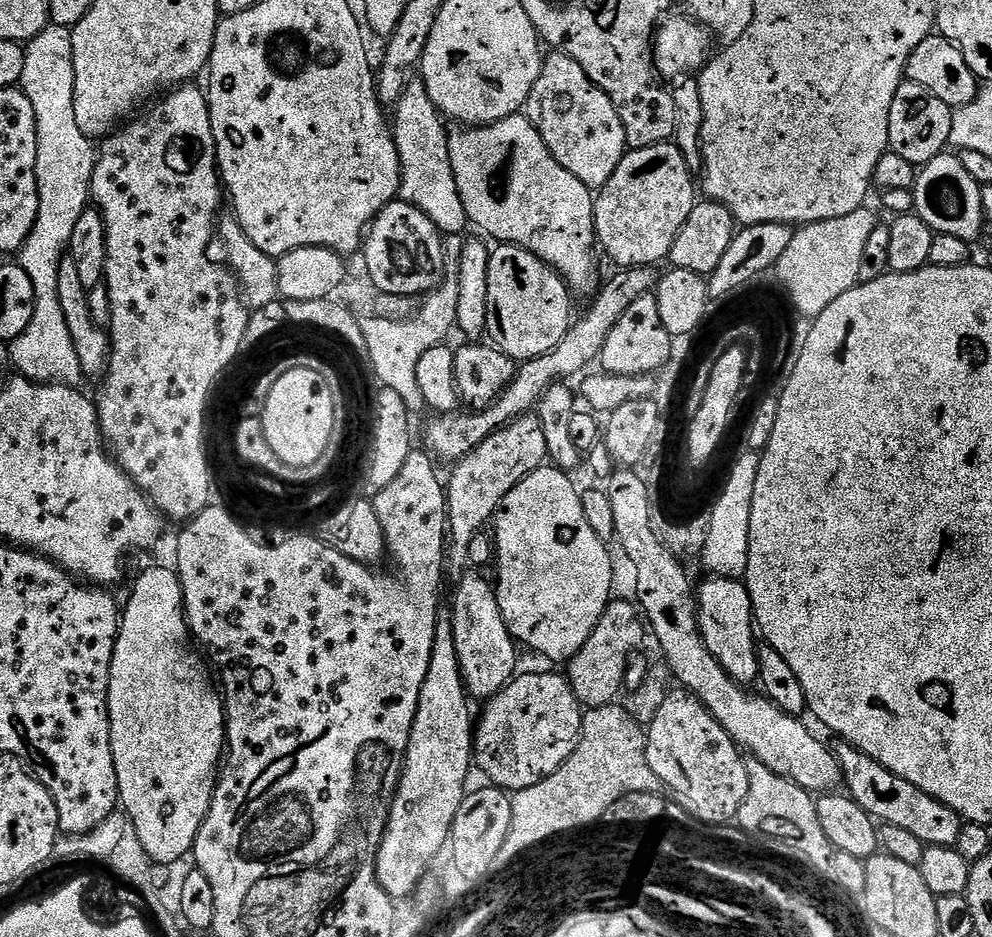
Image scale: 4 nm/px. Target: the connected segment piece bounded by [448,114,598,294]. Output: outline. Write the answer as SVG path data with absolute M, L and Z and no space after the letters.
M527 115L456 131L460 132L448 133L450 165L469 221L500 244L517 244L533 252L568 281L573 293L595 293L598 241L593 189L578 182L550 154Z

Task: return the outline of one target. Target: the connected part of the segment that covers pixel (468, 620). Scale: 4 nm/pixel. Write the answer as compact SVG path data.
M468 570L459 577L461 580L456 586L456 597L452 600L450 640L456 646L460 673L464 676L464 687L469 697L473 701L487 702L503 692L509 680L517 675L518 644L502 618L493 581L479 574L479 571Z

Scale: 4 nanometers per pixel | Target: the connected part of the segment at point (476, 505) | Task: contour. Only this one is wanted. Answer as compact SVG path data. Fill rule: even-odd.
M529 414L511 420L505 428L492 432L470 454L455 461L452 477L446 480L446 499L448 511L446 524L450 529L450 543L446 548L446 560L456 574L469 567L467 547L473 537L485 531L484 523L495 517L501 502L518 486L522 478L534 470L545 467L548 460L546 434L542 434L539 415Z

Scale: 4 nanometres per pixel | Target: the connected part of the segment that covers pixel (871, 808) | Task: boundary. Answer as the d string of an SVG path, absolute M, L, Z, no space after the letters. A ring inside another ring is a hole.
M867 758L861 761L860 768L854 769L849 776L847 773L846 780L849 780L852 785L846 788L846 792L858 806L862 806L862 810L868 812L873 820L880 824L899 826L902 830L915 834L929 848L955 846L962 827L957 812L950 810L950 806L938 802L930 794L918 790L918 786L906 782L906 778L886 770L882 765Z

